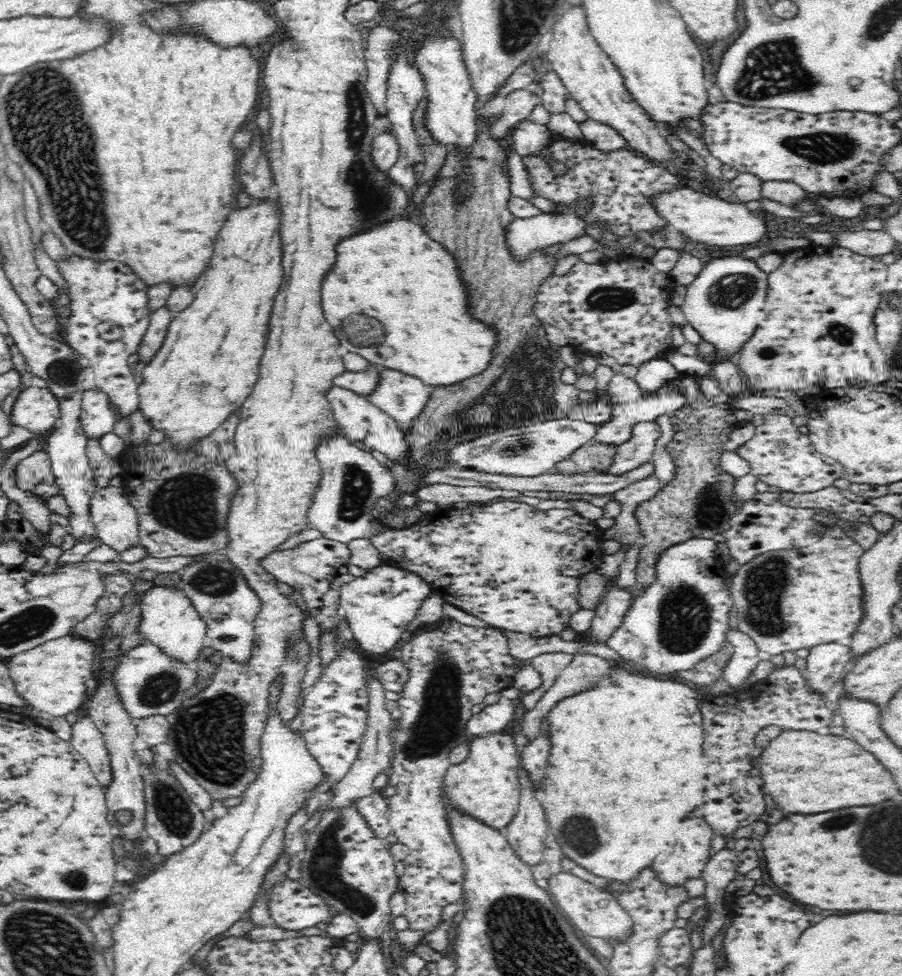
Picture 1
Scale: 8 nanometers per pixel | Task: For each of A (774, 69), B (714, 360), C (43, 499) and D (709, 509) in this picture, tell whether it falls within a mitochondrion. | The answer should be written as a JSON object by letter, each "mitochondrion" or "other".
{"A":"mitochondrion","B":"other","C":"other","D":"mitochondrion"}

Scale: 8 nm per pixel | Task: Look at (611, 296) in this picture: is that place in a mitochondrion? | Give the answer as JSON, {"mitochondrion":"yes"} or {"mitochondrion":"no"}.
{"mitochondrion":"yes"}

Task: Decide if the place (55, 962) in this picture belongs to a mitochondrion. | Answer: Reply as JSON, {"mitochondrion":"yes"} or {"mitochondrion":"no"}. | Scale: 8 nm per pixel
{"mitochondrion":"yes"}

